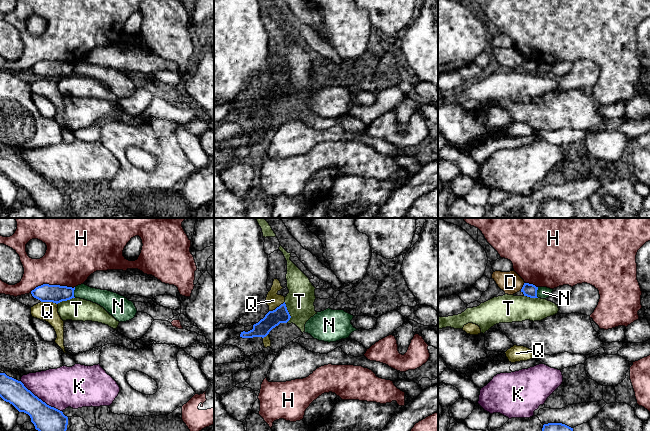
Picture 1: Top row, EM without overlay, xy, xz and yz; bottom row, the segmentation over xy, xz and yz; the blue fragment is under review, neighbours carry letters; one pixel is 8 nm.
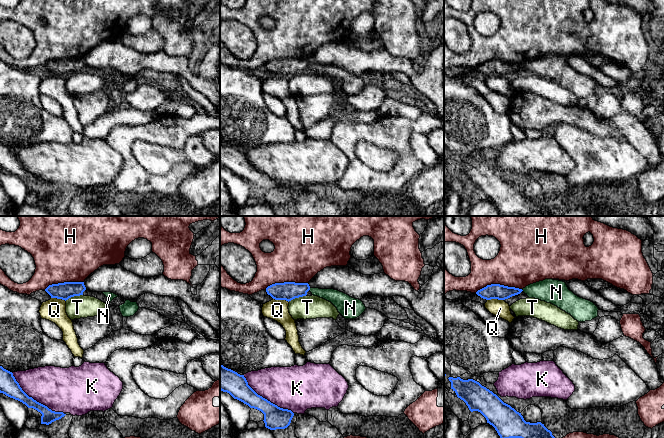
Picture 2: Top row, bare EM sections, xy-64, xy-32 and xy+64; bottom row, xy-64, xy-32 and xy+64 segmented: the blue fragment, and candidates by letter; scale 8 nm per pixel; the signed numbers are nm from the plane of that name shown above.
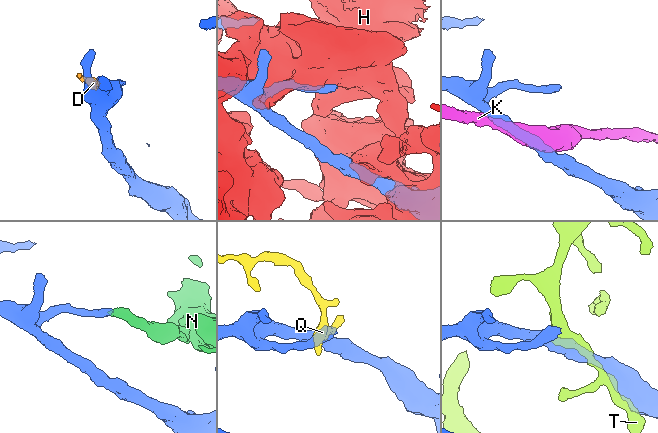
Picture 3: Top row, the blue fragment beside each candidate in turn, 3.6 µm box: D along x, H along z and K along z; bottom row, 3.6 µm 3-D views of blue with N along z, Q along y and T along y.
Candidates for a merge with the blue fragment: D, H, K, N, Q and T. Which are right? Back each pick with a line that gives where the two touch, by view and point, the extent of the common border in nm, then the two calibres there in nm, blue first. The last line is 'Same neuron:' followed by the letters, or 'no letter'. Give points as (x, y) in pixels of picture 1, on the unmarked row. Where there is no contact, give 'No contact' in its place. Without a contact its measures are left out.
Same neuron: no letter

